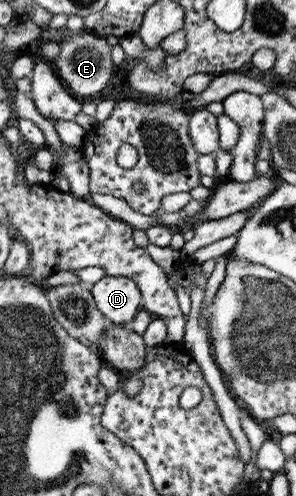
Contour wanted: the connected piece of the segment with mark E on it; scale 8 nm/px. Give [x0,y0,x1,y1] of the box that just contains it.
[50,31,115,101]

